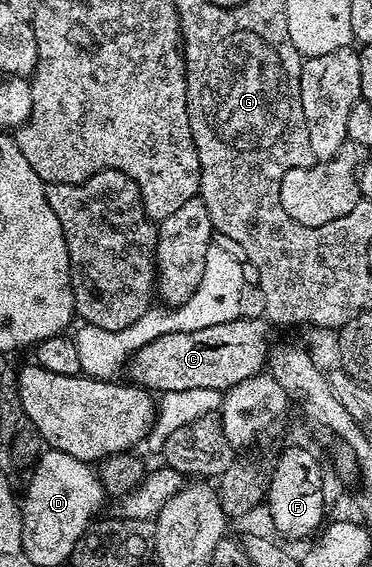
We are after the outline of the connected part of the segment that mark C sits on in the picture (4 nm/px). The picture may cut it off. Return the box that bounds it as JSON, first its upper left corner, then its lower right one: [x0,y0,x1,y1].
[126,315,270,395]

